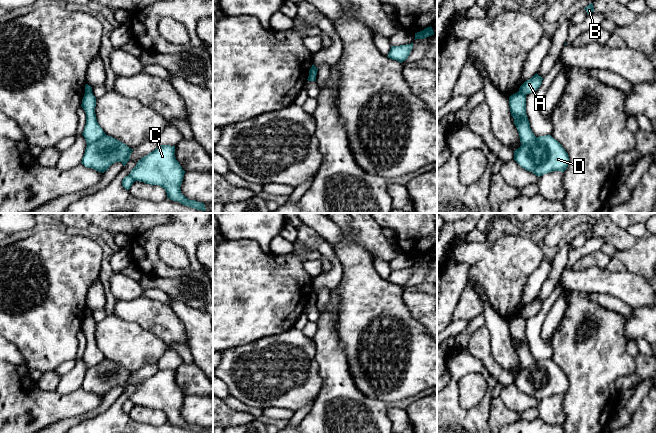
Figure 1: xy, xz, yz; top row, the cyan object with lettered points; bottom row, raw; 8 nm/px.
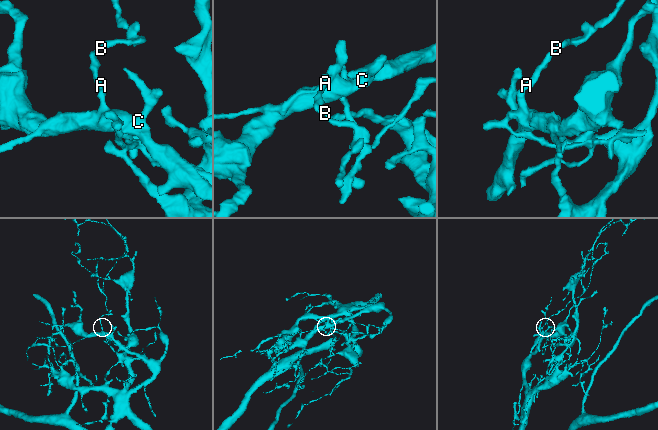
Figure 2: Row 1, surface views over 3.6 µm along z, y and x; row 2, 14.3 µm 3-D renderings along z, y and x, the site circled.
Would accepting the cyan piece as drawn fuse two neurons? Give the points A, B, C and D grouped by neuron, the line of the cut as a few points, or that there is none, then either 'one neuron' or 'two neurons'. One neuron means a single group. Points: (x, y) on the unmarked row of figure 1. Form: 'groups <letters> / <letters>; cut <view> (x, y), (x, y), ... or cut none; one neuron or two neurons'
groups A B / C D; cut yz (519, 314), (525, 319); two neurons

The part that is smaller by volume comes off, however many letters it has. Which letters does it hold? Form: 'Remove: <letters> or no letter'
Remove: A, B

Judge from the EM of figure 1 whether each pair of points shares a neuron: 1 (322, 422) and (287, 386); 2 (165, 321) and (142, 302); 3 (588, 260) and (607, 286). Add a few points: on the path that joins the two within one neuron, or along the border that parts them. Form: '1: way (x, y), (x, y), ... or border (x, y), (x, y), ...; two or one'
1: border (321, 379), (319, 391), (312, 401); two
2: way (159, 319), (147, 308); one
3: border (595, 264), (581, 270), (572, 269); two

